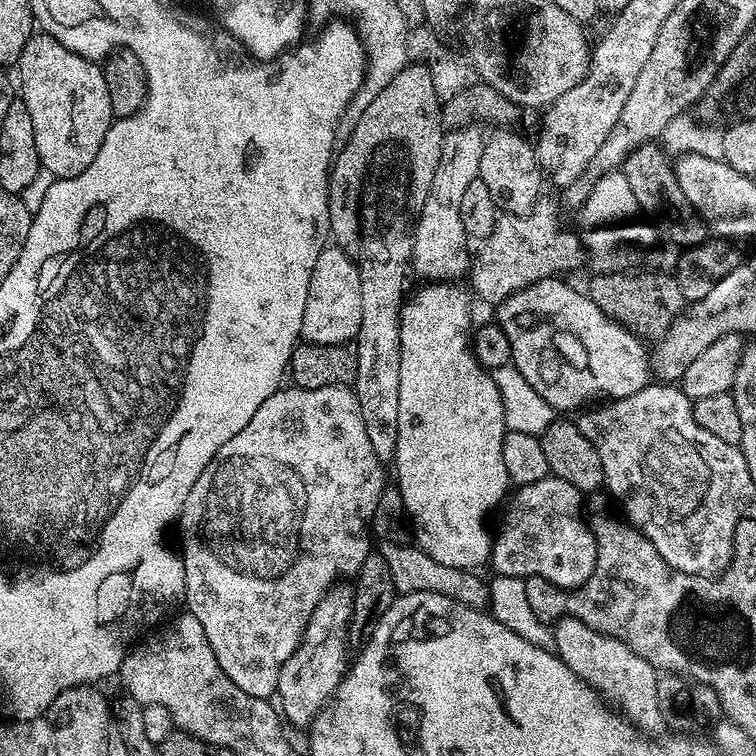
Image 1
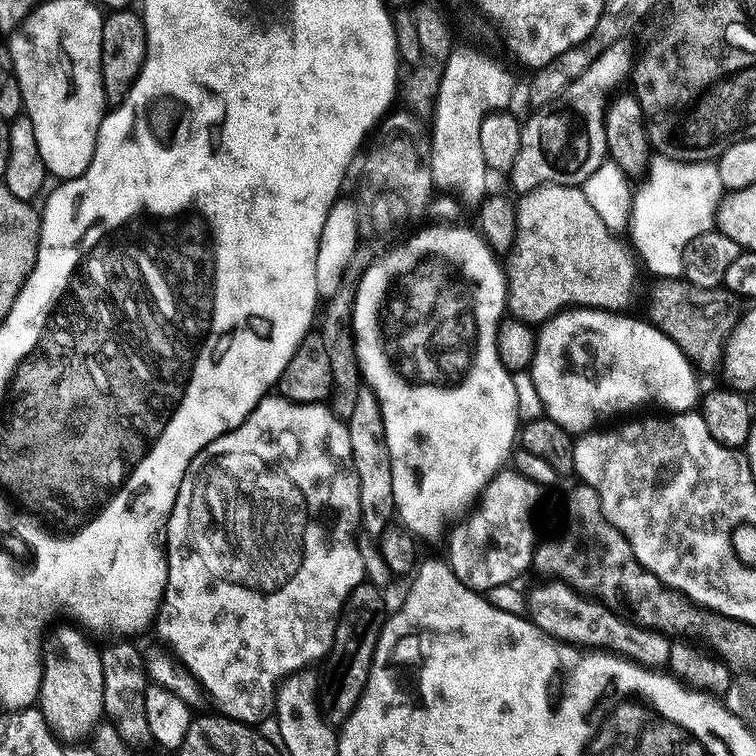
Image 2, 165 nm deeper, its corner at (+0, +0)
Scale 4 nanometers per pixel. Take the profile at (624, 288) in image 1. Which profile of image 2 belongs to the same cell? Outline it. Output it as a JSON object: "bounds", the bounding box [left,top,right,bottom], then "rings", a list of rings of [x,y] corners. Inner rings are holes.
{"bounds":[648,278,738,368],"rings":[[[656,278],[651,281],[652,289],[648,292],[649,324],[662,330],[670,342],[674,342],[684,351],[693,365],[708,368],[717,363],[721,355],[723,342],[727,339],[738,319],[736,312],[737,297],[723,287],[703,288],[694,286],[683,278]]]}

